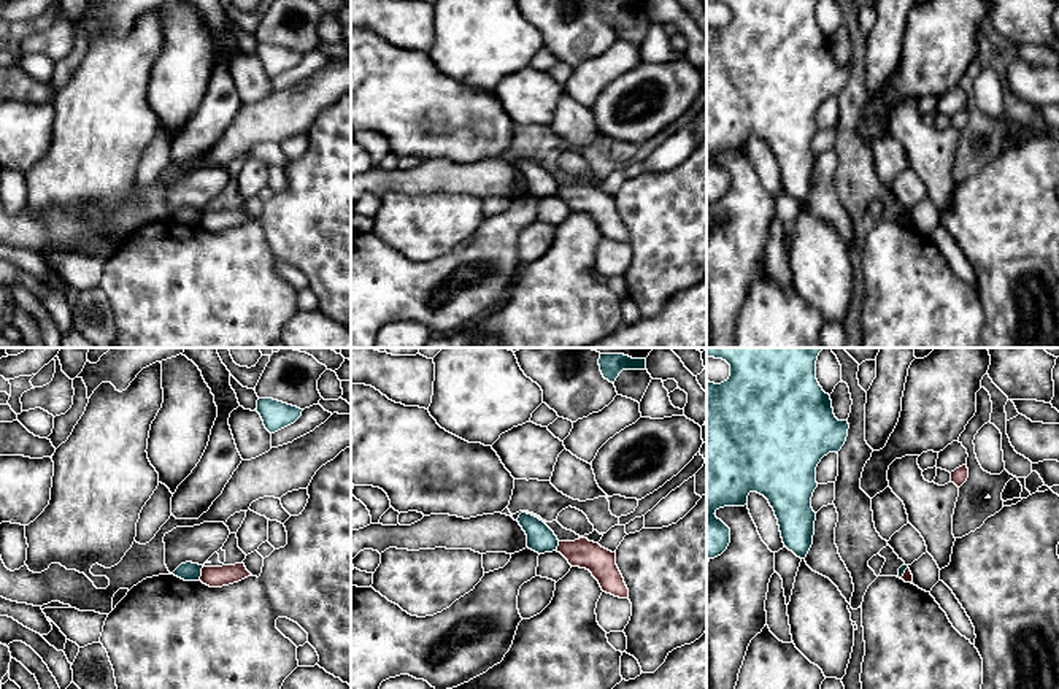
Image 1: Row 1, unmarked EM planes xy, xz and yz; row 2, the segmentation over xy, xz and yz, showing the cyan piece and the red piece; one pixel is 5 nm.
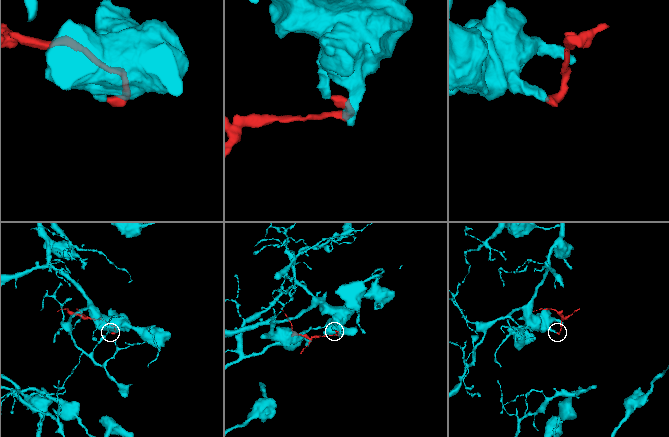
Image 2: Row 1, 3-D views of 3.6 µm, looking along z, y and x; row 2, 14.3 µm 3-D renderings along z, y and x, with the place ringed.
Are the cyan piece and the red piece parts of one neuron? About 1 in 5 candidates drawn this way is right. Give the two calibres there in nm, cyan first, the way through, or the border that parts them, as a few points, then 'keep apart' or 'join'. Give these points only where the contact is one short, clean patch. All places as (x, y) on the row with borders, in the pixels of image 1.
100 nm thick on the cyan side, 110 nm on the other; border along xy (204, 567), (199, 578); keep apart

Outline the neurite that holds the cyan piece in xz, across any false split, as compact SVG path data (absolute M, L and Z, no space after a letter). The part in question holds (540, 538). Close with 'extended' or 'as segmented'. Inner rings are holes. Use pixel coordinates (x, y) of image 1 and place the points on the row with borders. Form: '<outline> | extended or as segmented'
M521 513L518 518L519 525L527 535L527 548L538 552L553 552L559 546L559 540L554 532L538 518Z | as segmented

